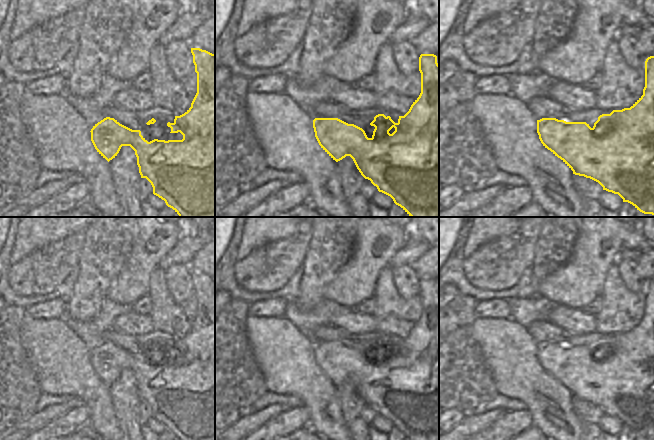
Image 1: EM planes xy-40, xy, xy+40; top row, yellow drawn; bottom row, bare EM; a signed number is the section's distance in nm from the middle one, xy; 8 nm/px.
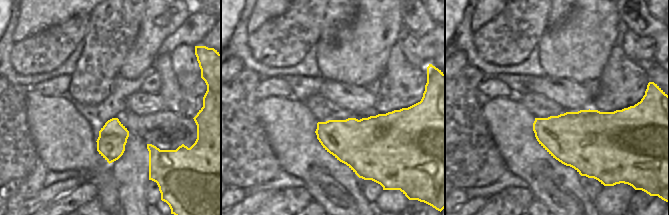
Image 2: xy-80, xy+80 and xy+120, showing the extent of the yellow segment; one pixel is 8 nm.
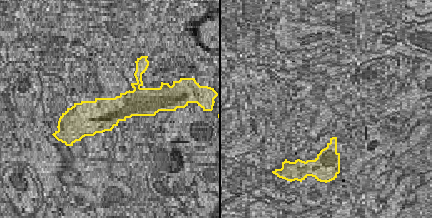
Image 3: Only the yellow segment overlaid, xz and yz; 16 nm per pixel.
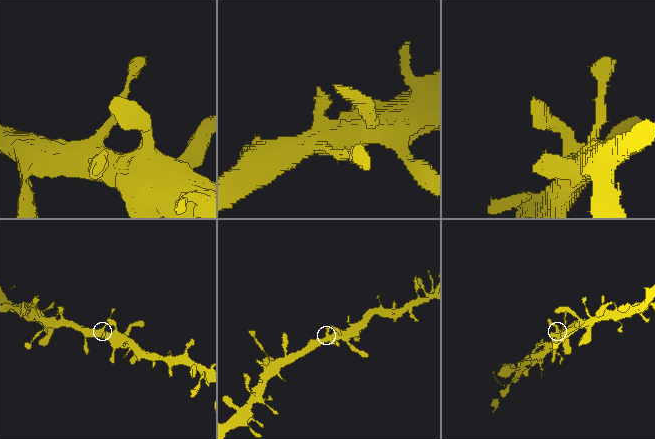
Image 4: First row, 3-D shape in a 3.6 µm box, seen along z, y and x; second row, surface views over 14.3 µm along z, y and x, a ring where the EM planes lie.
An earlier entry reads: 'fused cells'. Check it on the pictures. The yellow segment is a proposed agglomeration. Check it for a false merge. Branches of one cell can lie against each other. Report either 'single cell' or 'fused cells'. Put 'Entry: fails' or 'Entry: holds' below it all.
single cell
Entry: fails

